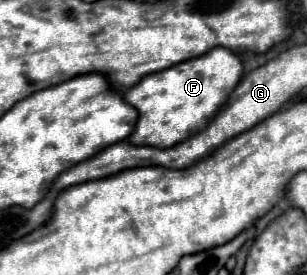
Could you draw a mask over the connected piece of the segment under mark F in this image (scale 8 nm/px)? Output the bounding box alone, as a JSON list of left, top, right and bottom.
[123,47,243,149]

